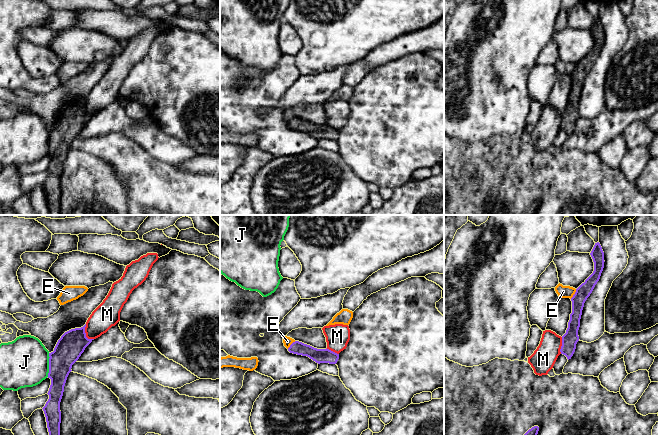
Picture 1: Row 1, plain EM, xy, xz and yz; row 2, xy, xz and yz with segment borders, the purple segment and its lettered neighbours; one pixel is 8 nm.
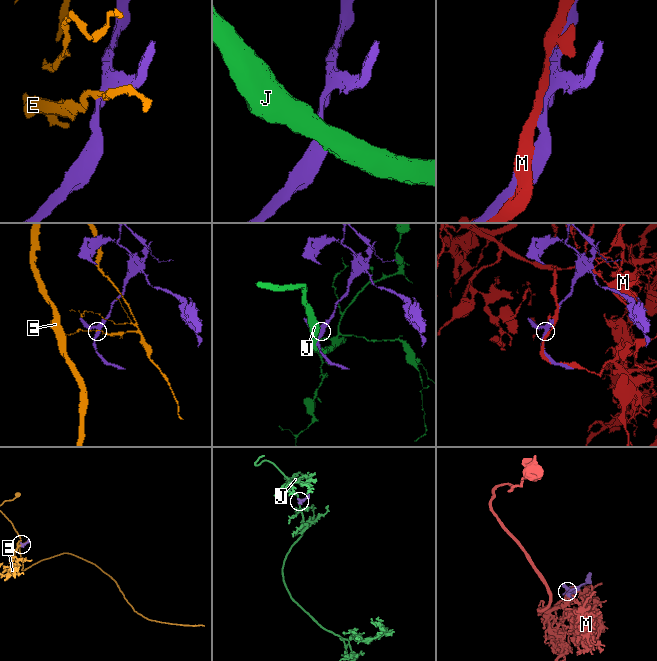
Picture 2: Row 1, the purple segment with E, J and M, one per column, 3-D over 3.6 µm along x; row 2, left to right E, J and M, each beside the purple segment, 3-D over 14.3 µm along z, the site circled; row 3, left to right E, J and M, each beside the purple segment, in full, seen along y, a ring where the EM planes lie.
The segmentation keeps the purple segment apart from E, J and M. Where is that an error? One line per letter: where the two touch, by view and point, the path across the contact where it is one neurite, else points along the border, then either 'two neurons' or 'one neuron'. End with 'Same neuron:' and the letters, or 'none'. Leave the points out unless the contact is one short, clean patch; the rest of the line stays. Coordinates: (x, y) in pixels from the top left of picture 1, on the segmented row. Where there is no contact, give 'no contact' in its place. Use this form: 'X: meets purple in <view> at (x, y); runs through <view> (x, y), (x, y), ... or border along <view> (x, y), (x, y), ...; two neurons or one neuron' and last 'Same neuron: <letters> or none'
E: meets purple in yz at (574, 294); border along yz (576, 289), (570, 298); two neurons
J: meets purple in xy at (49, 365); two neurons
M: meets purple in xy at (85, 334); two neurons
Same neuron: none

